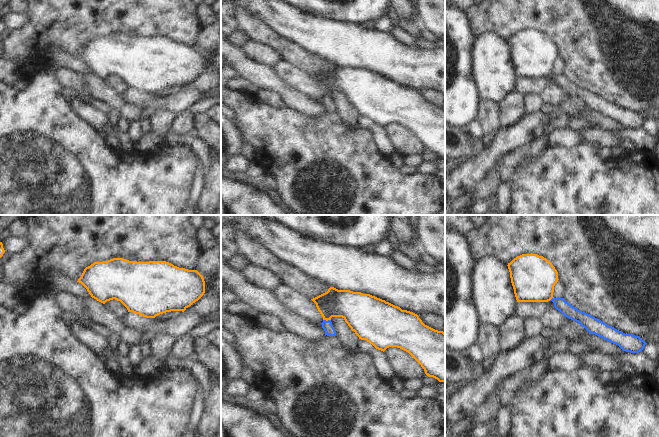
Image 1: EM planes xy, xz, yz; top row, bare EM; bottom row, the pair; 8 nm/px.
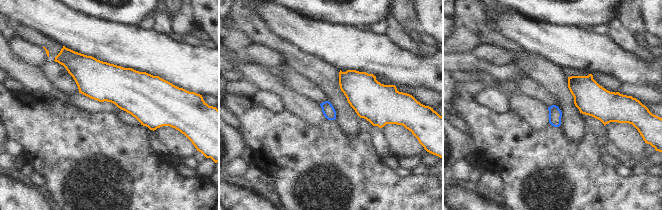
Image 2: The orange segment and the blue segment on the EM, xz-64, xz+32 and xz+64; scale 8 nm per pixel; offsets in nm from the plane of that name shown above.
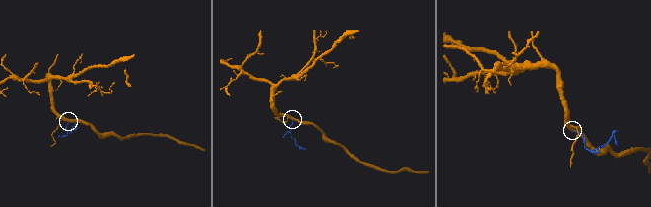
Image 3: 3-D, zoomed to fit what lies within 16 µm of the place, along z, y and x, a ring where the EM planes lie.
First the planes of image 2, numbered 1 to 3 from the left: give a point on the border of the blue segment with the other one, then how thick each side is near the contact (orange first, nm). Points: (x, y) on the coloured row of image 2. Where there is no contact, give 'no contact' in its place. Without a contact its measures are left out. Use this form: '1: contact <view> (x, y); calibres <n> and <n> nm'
1: no contact
2: no contact
3: no contact

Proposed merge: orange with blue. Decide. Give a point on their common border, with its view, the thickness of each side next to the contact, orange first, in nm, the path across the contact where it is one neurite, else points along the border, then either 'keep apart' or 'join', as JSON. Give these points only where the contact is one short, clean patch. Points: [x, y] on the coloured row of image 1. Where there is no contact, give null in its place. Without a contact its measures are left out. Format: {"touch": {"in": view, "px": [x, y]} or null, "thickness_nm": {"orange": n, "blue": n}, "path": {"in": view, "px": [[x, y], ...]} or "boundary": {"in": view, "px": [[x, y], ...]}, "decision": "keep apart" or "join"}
{"touch": {"in": "xz", "px": [327, 320]}, "thickness_nm": {"orange": 260, "blue": 80}, "path": {"in": "xz", "px": [[355, 307], [337, 307], [327, 320], [329, 330]]}, "decision": "join"}

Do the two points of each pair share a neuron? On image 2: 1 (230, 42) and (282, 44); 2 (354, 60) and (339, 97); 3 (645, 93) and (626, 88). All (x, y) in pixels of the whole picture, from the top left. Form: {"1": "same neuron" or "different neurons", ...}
{"1": "different neurons", "2": "different neurons", "3": "same neuron"}

